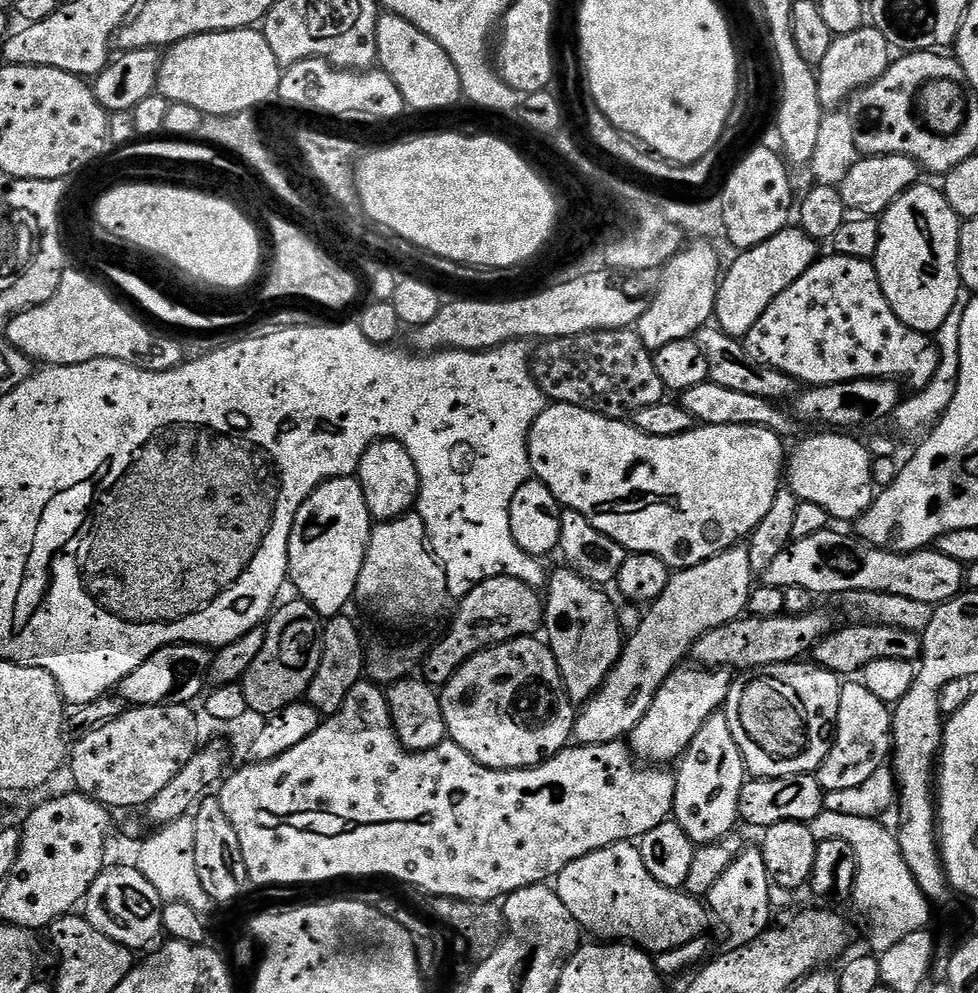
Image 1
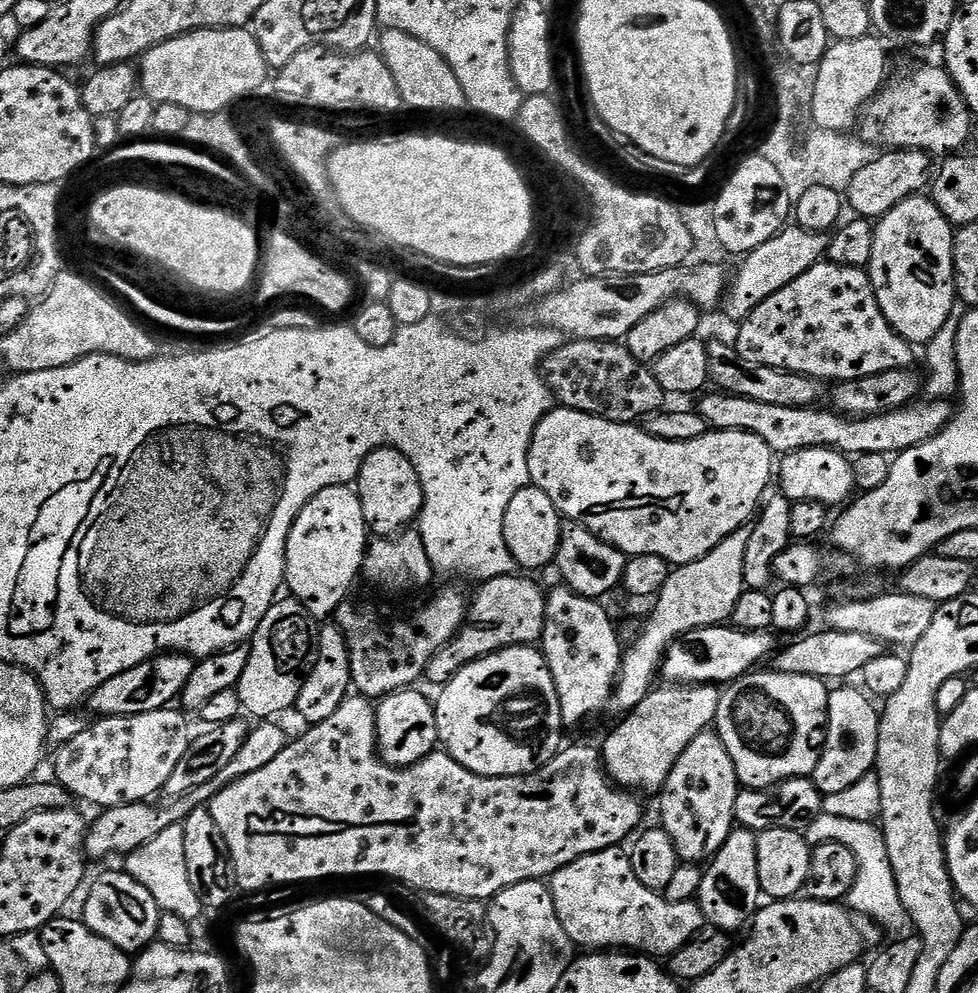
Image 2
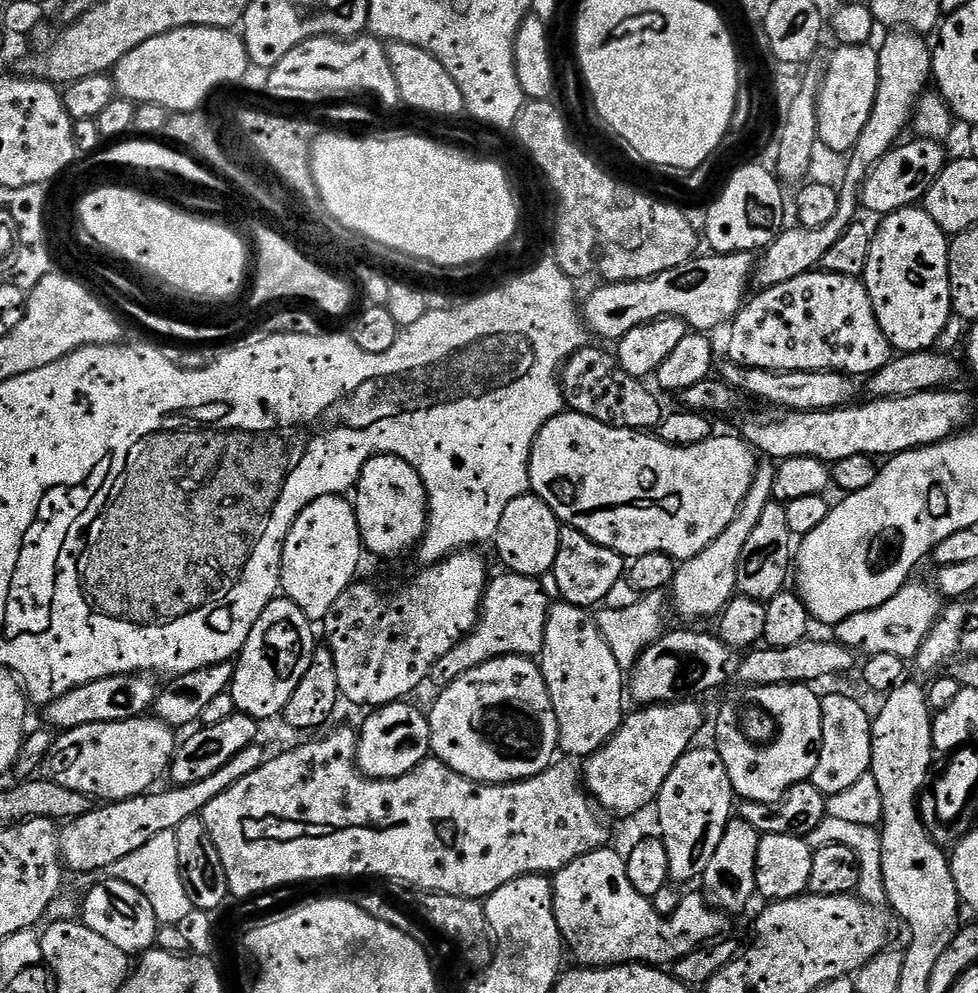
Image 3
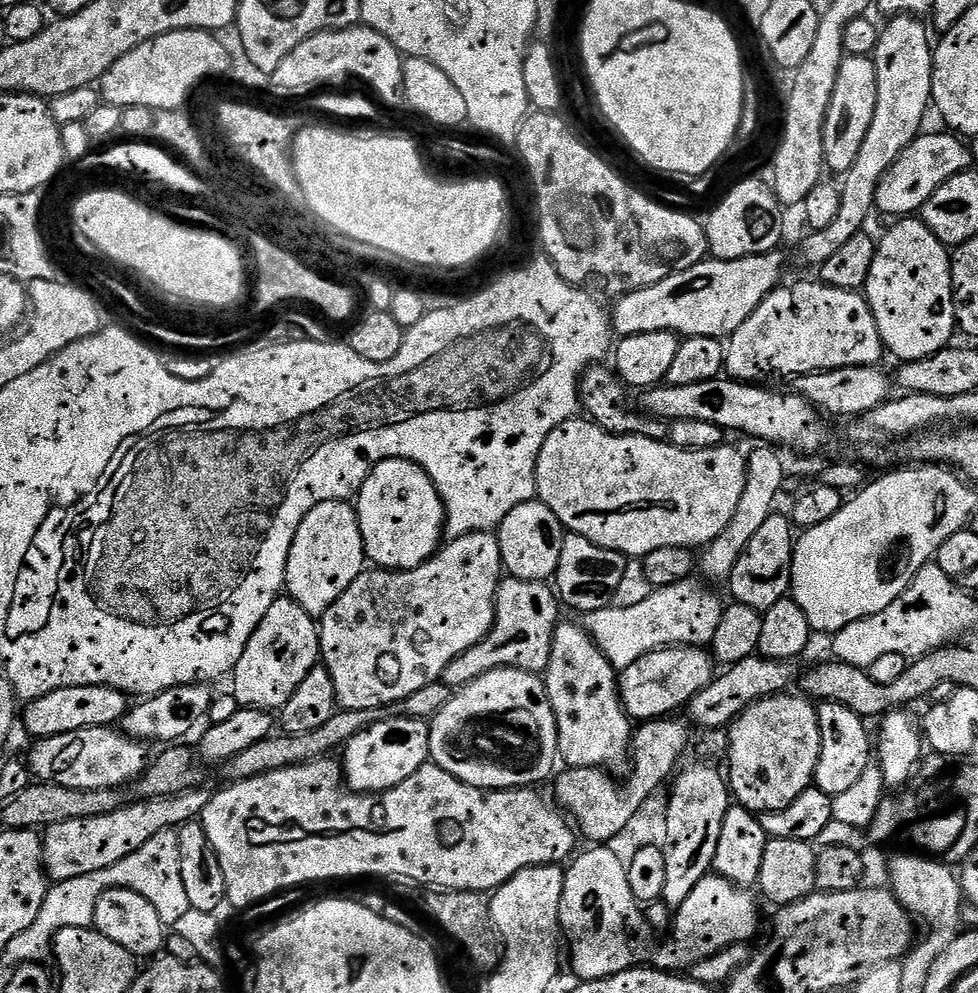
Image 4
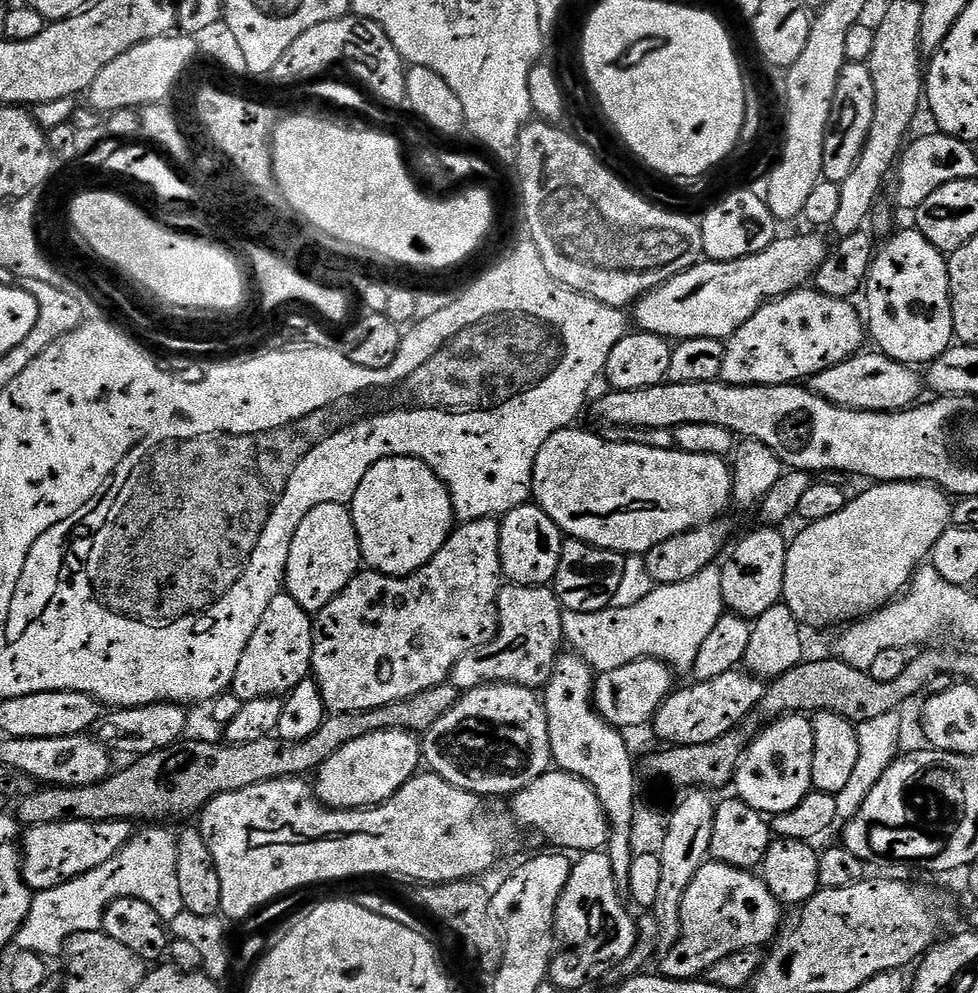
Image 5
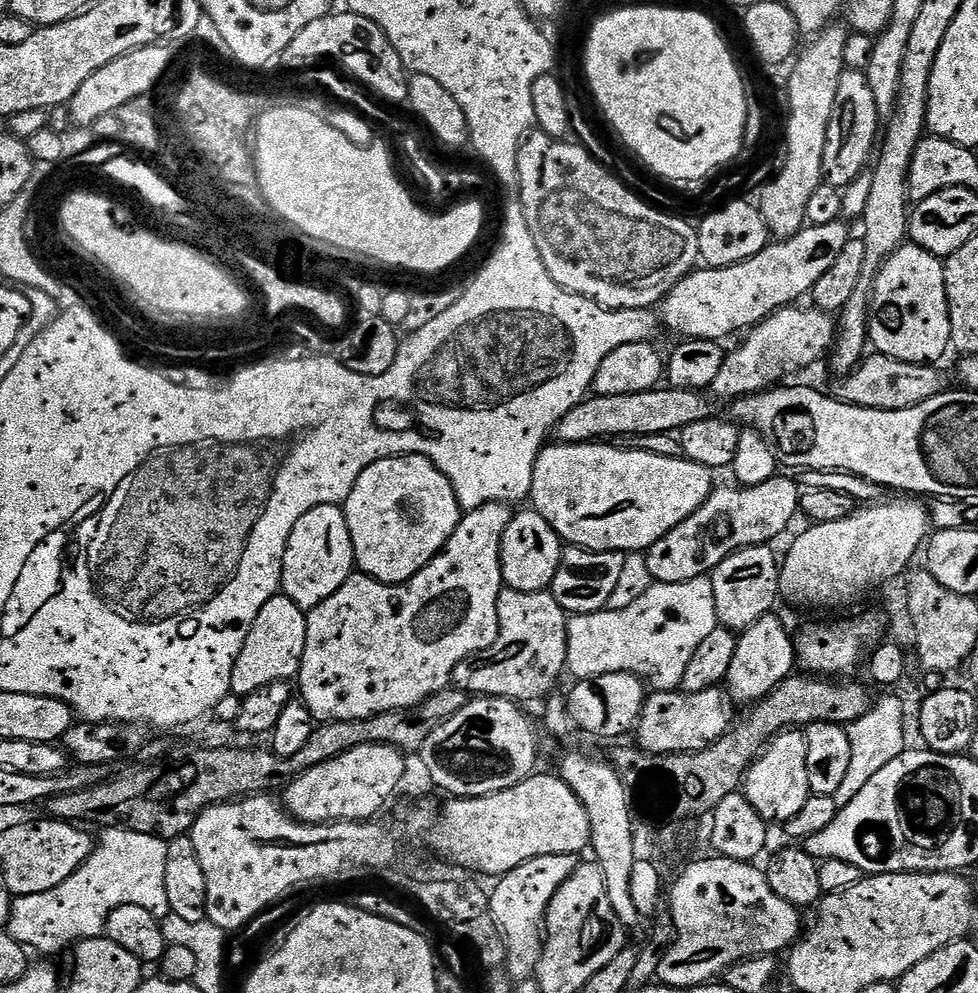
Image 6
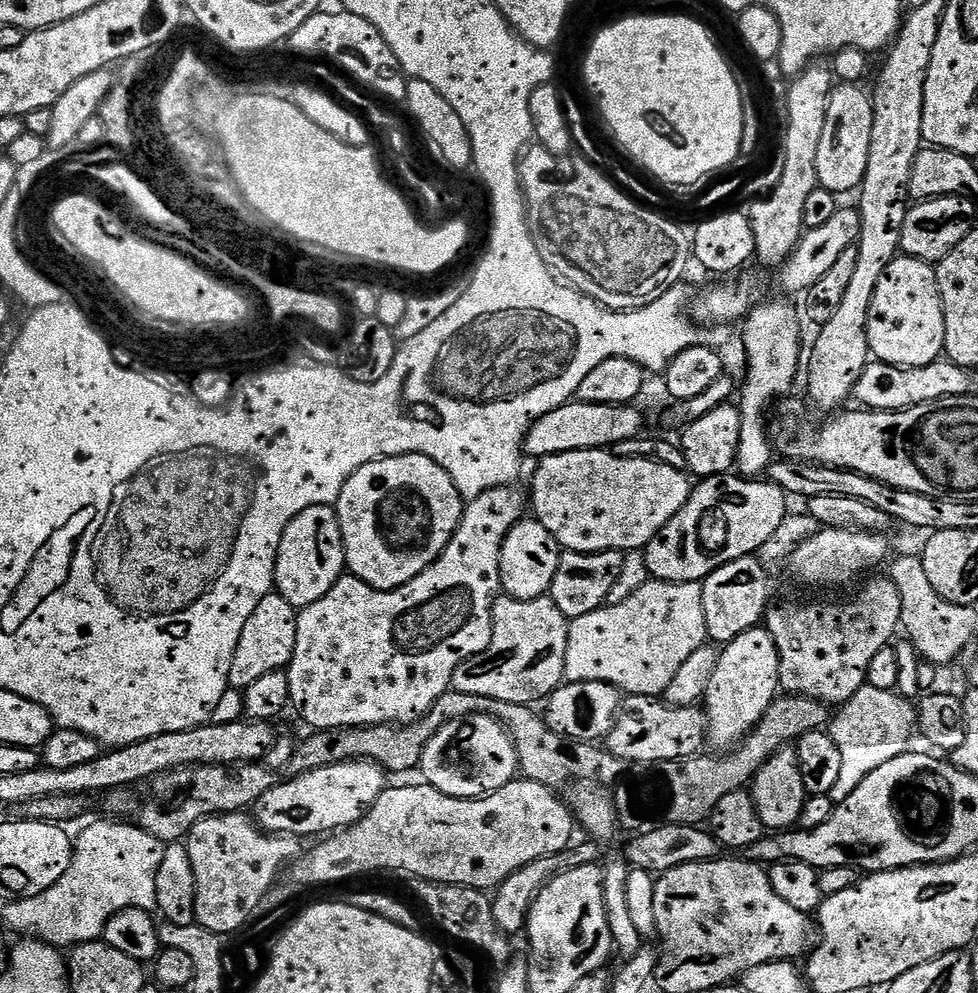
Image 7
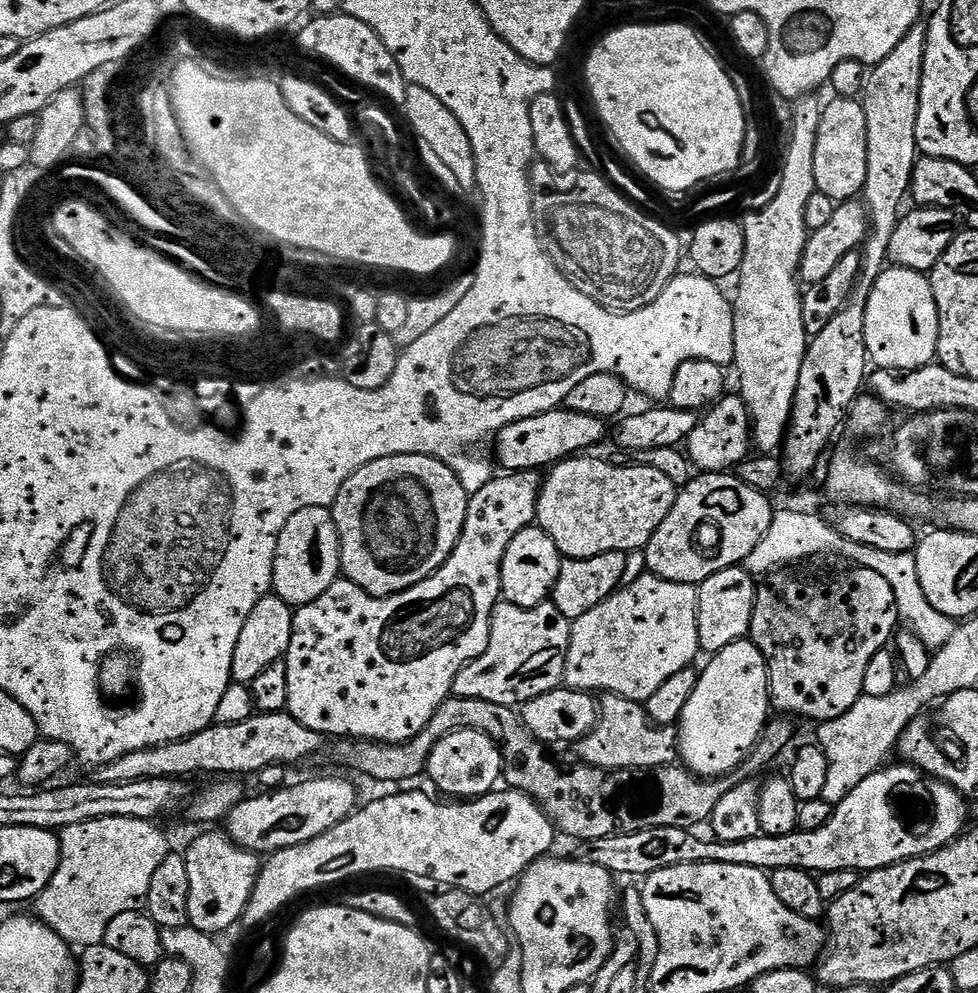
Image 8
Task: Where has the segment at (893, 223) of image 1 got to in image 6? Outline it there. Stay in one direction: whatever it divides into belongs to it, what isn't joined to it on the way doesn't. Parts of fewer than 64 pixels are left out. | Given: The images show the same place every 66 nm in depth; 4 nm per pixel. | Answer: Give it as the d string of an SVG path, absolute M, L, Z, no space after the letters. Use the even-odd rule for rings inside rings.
M906 242L882 265L872 286L868 339L879 355L911 364L935 365L950 352L952 331L941 257Z

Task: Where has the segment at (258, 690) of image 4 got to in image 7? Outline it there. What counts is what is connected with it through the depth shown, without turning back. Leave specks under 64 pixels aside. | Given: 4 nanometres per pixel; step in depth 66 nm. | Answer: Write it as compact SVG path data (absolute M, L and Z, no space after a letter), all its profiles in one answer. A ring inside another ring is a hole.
M270 594L258 602L254 614L246 622L242 630L242 638L238 638L238 646L234 650L234 658L230 662L228 682L237 690L248 688L258 678L266 674L274 674L274 670L287 669L294 658L294 644L298 638L298 609L279 594Z

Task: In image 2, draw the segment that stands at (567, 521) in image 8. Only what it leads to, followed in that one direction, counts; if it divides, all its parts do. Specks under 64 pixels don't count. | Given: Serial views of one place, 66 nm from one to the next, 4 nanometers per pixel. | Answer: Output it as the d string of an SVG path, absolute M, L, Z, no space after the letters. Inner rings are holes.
M556 406L540 419L540 424L532 435L528 451L528 479L535 487L542 490L542 494L549 496L550 502L554 502L554 506L560 511L560 515L565 521L575 522L586 530L598 534L598 538L610 542L610 546L622 550L625 556L631 558L654 554L658 558L668 561L669 565L679 566L689 564L710 554L710 550L714 550L714 546L718 546L723 540L730 538L757 515L758 509L769 491L769 489L767 490L768 483L771 480L773 483L774 480L772 459L774 459L772 448L766 442L762 442L762 438L758 438L758 434L709 430L702 438L694 438L690 442L666 442L662 438L654 438L649 432L644 431L643 427L637 426L635 423L615 424L612 421L607 421L606 418L591 416L590 413Z

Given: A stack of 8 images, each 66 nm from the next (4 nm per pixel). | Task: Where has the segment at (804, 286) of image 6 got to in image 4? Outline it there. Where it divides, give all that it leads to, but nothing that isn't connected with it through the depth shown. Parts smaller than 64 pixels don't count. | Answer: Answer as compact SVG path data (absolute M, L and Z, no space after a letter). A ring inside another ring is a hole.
M777 250L764 256L737 260L705 258L684 272L670 274L654 286L626 292L610 308L612 331L620 338L647 332L675 332L681 338L727 338L781 283L780 275L784 272L782 252Z

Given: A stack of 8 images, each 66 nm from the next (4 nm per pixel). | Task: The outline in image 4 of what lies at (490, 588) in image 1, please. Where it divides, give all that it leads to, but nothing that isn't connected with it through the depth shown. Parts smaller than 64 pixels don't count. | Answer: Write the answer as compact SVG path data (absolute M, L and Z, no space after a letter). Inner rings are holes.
M501 579L496 591L496 620L481 644L466 650L446 666L442 682L459 690L495 668L521 668L527 672L543 673L550 662L552 639L561 619L558 597L547 583L539 580Z

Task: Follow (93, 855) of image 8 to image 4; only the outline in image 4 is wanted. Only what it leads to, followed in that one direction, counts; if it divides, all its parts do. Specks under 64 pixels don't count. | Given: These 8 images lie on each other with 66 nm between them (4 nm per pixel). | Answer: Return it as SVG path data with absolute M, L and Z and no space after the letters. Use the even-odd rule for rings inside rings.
M159 832L154 838L150 838L150 842L146 842L146 846L106 870L53 883L46 894L46 902L42 902L42 910L38 910L34 926L30 926L30 930L18 934L18 938L10 942L7 955L17 956L17 961L20 962L43 961L43 956L47 952L49 955L56 935L62 930L93 927L96 899L107 888L129 888L142 894L142 898L146 898L146 902L150 902L150 906L158 910L158 918L162 918L165 926L175 926L178 918L182 918L182 914L189 910L186 886L182 886L182 862L178 858L176 832Z

